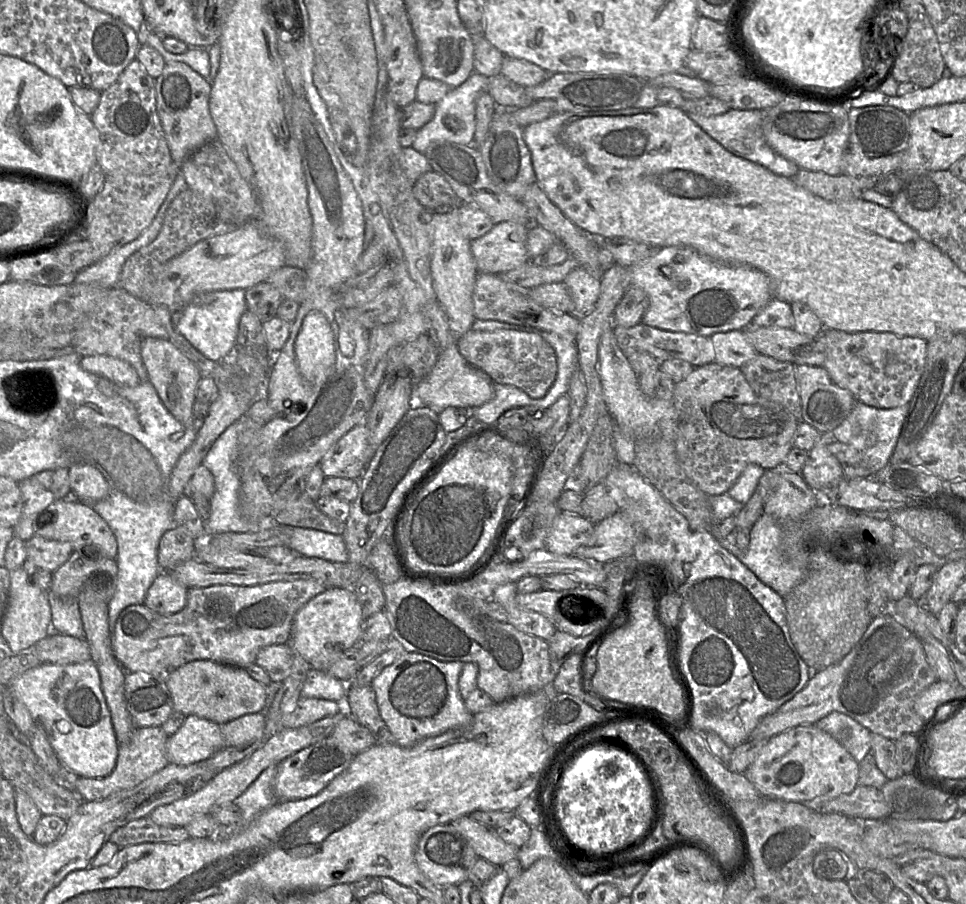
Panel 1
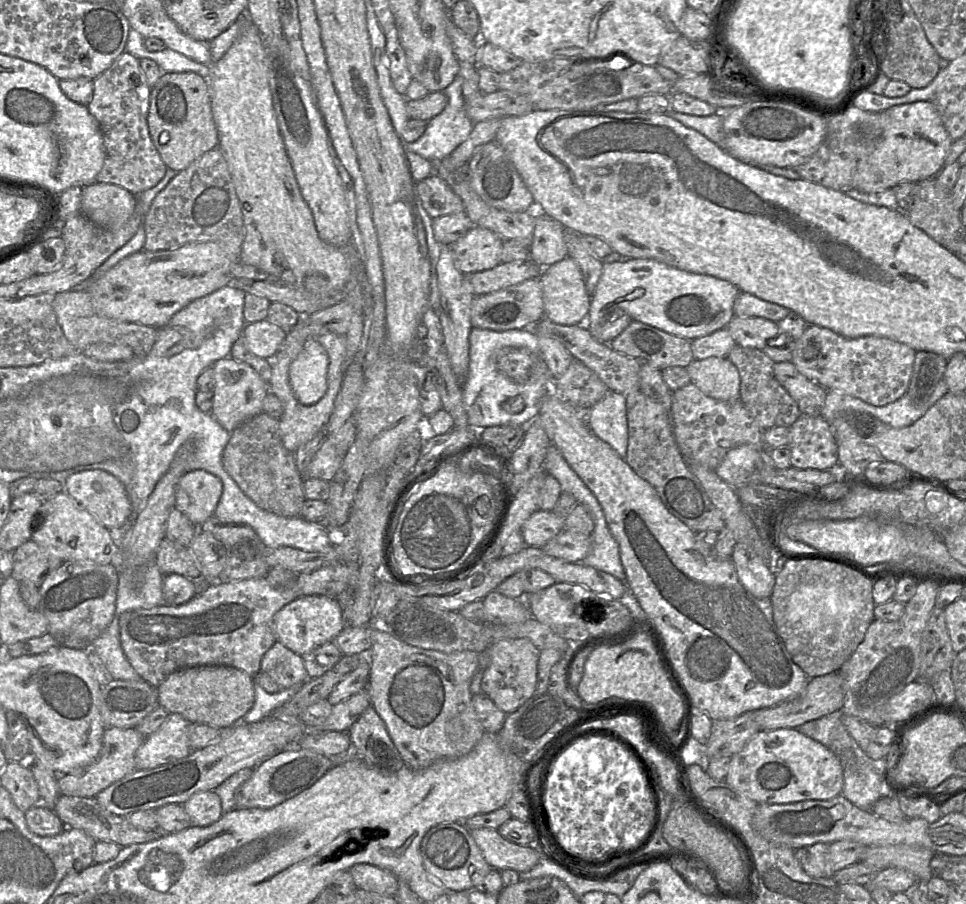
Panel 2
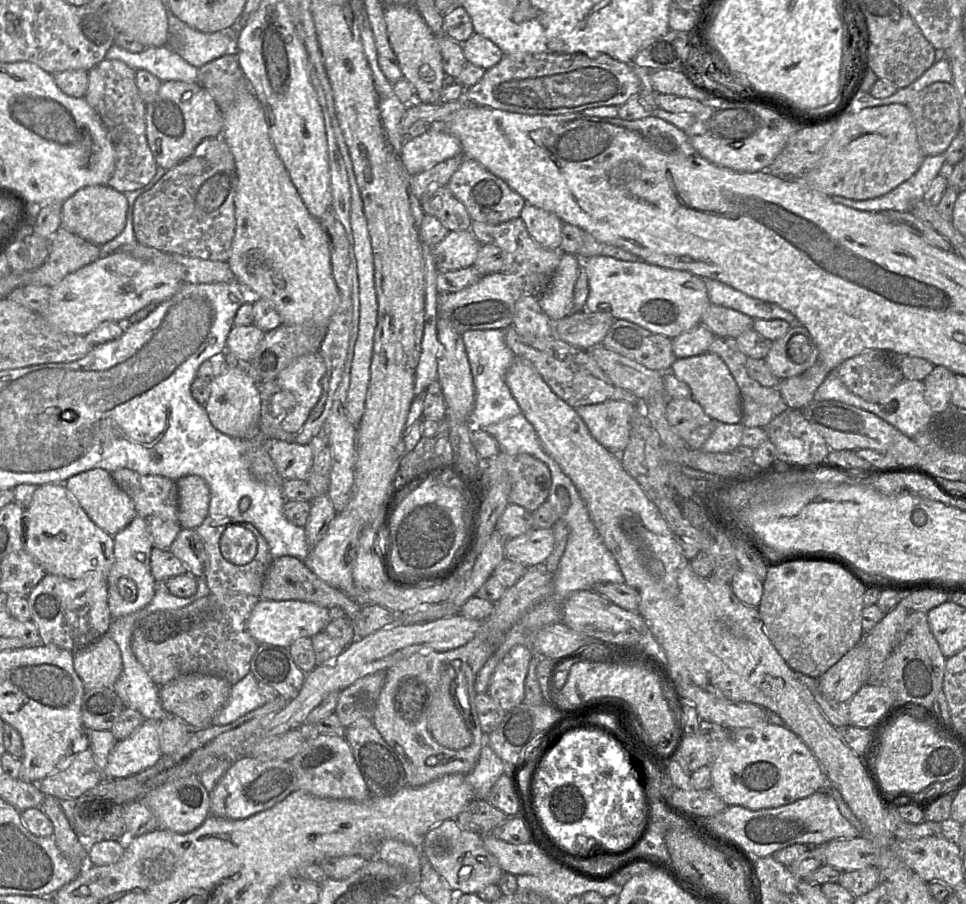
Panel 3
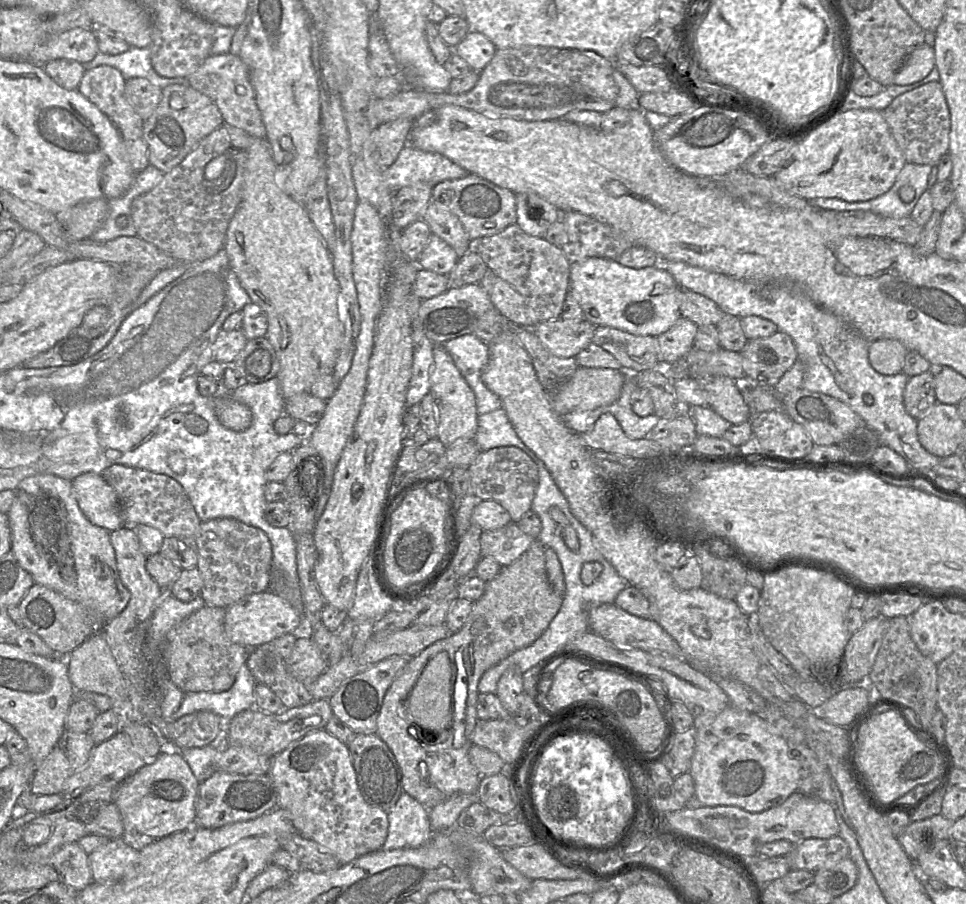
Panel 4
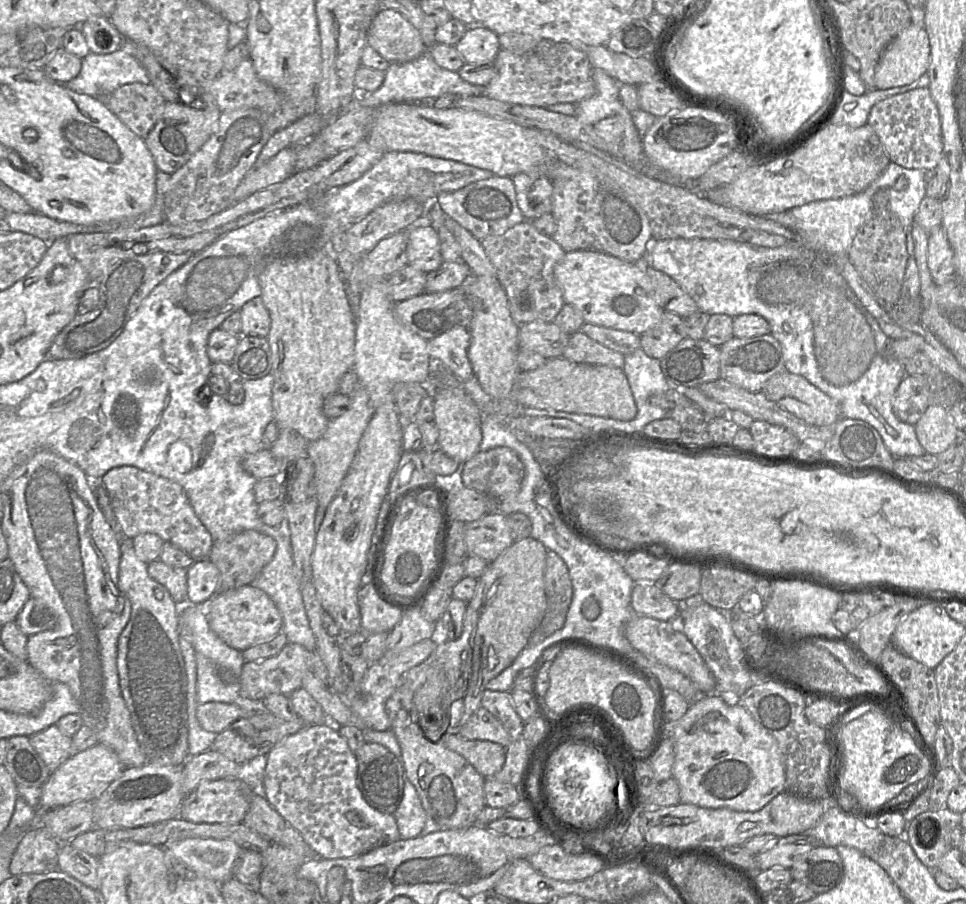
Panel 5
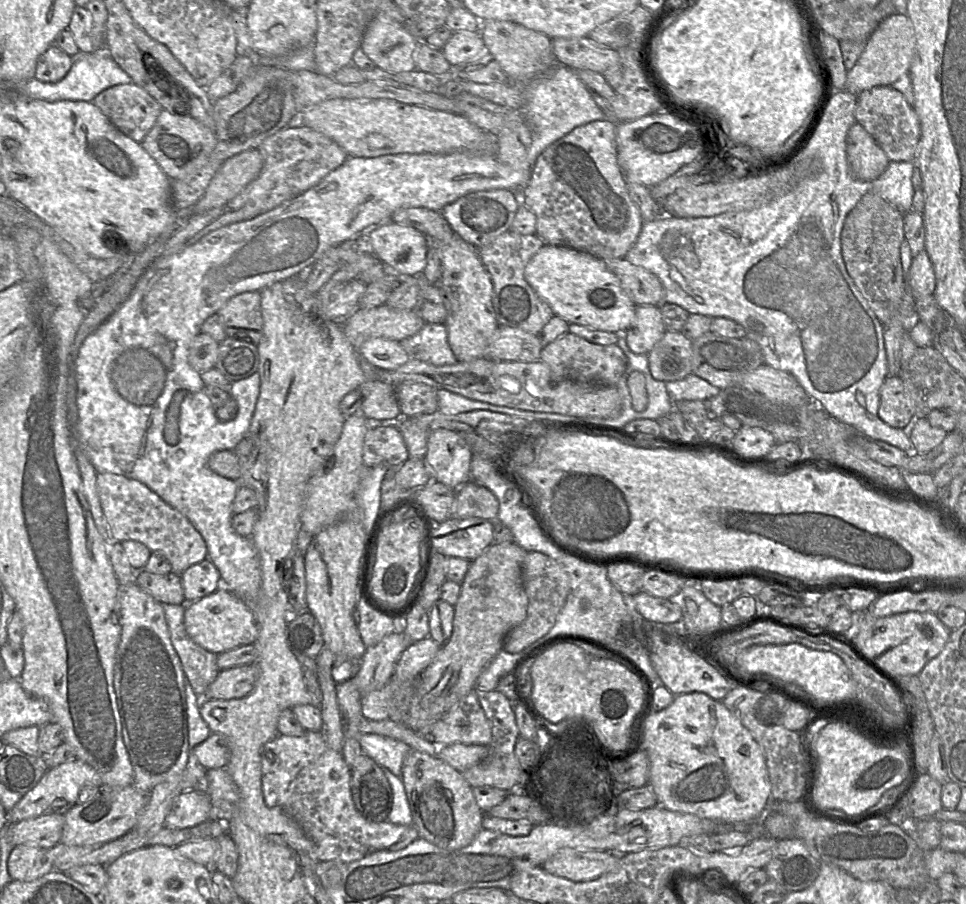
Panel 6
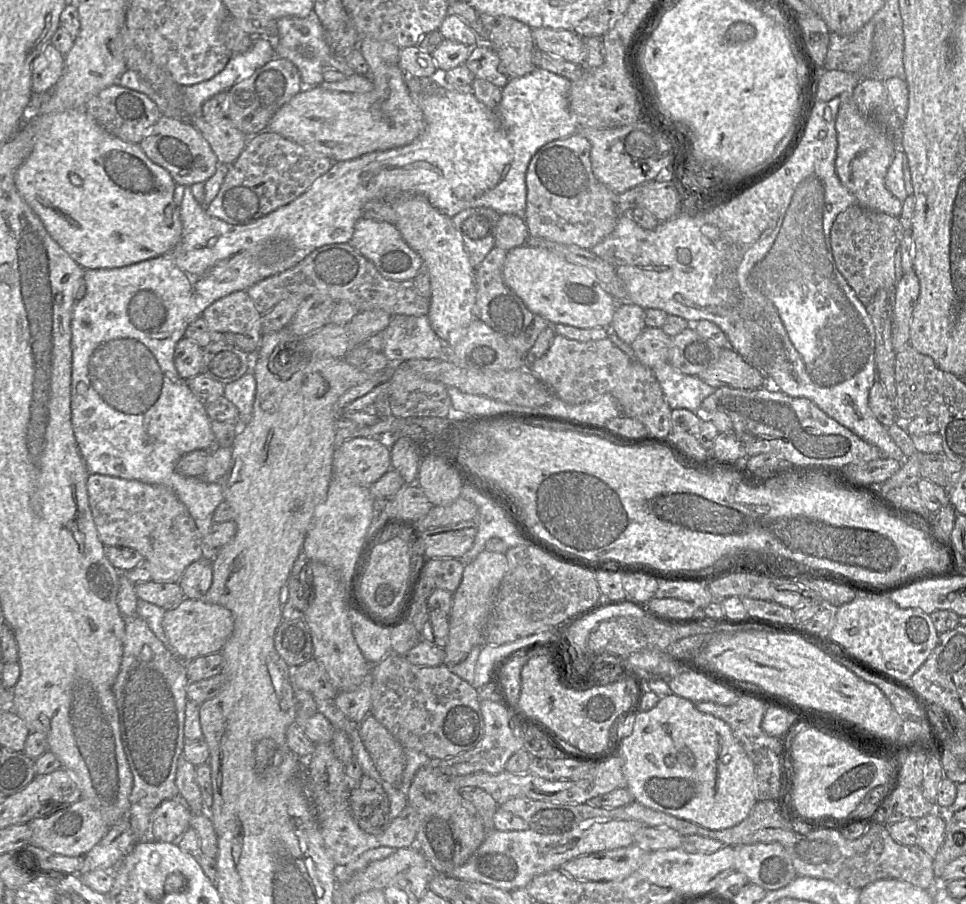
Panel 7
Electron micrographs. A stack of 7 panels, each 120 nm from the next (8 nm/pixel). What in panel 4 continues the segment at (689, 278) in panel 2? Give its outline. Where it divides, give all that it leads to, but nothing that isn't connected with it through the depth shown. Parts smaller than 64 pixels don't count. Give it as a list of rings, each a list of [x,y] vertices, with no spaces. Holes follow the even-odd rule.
[[[590,257],[570,266],[570,291],[579,303],[583,317],[596,326],[610,326],[634,335],[658,337],[669,330],[681,317],[682,290],[673,276],[662,267],[636,269],[604,257]]]

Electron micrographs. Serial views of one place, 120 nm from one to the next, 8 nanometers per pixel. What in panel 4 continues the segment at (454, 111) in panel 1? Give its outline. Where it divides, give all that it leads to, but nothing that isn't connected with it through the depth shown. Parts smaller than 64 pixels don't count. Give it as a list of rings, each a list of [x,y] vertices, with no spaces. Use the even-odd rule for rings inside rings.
[[[409,137],[407,138],[407,144],[402,148],[395,162],[382,171],[382,178],[384,182],[391,189],[398,191],[399,189],[405,186],[409,186],[418,182],[425,182],[425,183],[436,185],[444,180],[460,179],[466,177],[469,174],[468,171],[466,171],[464,168],[457,165],[447,157],[439,153],[427,152],[415,148],[411,144],[409,144],[408,141],[409,141]]]

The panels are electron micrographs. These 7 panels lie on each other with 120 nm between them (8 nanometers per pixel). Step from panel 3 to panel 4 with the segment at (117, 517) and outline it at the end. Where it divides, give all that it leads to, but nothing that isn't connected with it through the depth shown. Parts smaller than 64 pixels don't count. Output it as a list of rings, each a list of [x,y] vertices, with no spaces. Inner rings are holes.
[[[83,473],[71,482],[79,507],[92,524],[110,533],[125,527],[117,494],[101,474]]]

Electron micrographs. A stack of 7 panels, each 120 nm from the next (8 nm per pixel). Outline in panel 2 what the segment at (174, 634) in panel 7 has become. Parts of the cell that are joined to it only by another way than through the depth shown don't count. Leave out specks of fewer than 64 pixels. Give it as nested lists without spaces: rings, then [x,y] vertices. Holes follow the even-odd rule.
[[[307,595],[283,606],[273,618],[273,629],[278,642],[302,656],[314,648],[331,642],[345,628],[342,608],[334,597]]]

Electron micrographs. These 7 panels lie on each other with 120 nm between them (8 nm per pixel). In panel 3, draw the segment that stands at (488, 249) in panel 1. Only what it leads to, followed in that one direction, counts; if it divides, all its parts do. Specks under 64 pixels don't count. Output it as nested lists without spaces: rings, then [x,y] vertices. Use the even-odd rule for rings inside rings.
[[[469,230],[451,231],[432,247],[438,271],[452,271],[472,267],[481,244]]]

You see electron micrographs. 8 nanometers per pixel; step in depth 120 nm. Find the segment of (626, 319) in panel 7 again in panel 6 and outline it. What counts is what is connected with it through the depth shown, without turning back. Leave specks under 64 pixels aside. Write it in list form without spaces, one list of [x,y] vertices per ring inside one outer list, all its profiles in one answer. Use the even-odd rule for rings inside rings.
[[[636,306],[631,326],[626,330],[628,347],[636,354],[648,354],[666,332],[658,306]]]

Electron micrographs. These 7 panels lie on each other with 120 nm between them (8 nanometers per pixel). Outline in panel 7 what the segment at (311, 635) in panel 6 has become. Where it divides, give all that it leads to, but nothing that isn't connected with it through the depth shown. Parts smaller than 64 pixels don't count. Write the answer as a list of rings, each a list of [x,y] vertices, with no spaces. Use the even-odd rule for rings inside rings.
[[[304,619],[283,620],[274,636],[275,649],[289,667],[302,665],[313,658],[313,643]]]

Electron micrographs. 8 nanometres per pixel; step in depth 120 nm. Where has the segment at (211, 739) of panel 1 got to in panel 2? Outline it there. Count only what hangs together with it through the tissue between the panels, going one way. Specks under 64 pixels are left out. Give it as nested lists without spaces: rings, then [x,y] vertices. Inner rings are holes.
[[[169,714],[138,748],[135,755],[136,770],[155,768],[188,756],[193,751],[187,734],[189,725],[190,722],[180,714]]]

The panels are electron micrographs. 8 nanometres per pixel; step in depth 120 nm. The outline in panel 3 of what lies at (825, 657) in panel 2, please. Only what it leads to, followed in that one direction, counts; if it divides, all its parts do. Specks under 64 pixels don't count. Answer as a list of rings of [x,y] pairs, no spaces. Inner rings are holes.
[[[795,561],[768,568],[757,609],[767,636],[787,664],[819,678],[862,641],[864,593],[863,586],[837,565]]]

